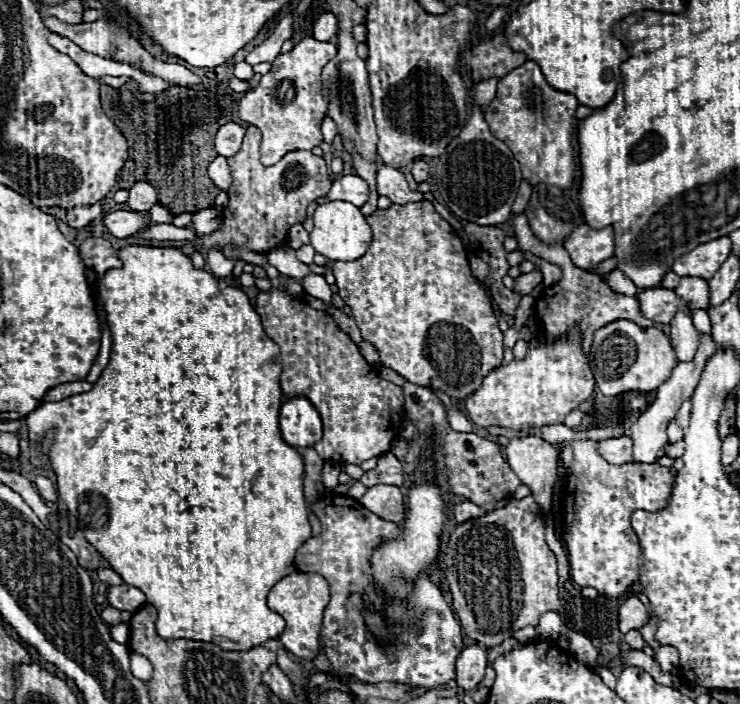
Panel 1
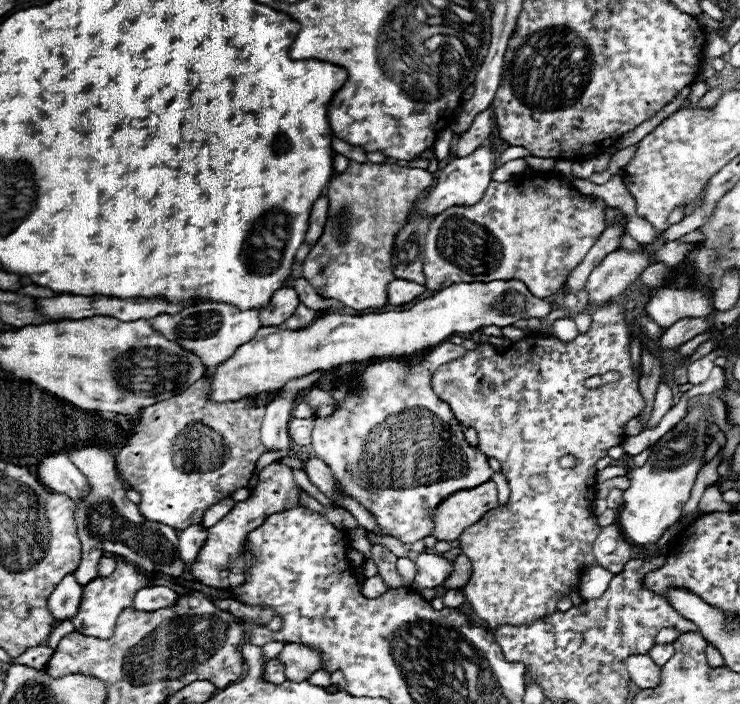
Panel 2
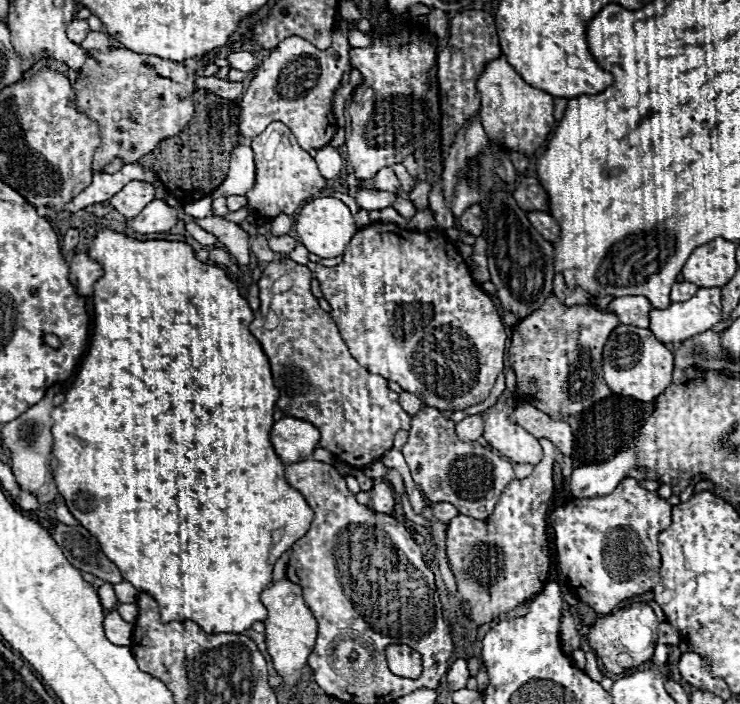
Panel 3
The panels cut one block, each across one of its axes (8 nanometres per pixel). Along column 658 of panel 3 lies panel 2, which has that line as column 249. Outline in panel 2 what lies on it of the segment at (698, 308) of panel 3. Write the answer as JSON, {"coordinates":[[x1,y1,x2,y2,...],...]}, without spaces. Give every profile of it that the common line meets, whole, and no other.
{"coordinates":[[218,302,196,304,196,306,190,306,190,308,182,310,176,316,162,314,162,316,152,318,150,322,168,340,180,342,180,346,184,346,186,350,192,350,194,354,200,354,200,360,210,368,222,364,224,360,228,360,242,344,250,342,262,326,260,320,258,320,256,310,240,310,236,306,218,304]]}

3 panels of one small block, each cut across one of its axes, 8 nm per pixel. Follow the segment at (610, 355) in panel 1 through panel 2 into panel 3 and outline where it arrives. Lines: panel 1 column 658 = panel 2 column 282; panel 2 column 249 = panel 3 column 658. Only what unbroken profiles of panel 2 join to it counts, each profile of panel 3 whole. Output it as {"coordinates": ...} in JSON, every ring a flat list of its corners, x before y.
{"coordinates":[[618,326,602,354,602,372,604,380,608,382,610,390,620,396,632,396,642,402,654,402,672,382,672,368,674,368,674,354,654,338,648,328,634,328,634,326]]}

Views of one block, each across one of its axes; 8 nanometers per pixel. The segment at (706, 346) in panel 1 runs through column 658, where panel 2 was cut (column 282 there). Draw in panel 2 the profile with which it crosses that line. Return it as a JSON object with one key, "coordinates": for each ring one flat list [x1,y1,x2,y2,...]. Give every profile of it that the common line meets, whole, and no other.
{"coordinates":[[320,371,313,372,302,378,292,378,288,380,274,396,274,400,266,406,266,416,262,422,262,442,270,450,290,450,290,436,288,436,288,422,292,418,292,408,298,392,302,388,308,388,312,382,317,381,323,376]]}

